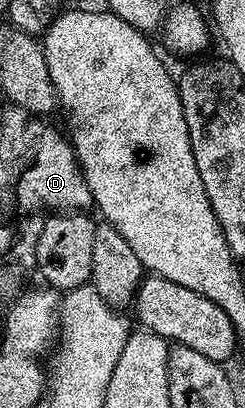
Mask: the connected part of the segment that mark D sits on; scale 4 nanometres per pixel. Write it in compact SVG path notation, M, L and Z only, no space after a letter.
M32 116L30 119L30 128L26 126L28 130L28 140L26 142L32 142L30 146L34 148L34 154L36 154L36 164L32 168L32 172L28 171L28 174L24 174L24 212L35 213L47 211L46 208L56 208L52 210L59 210L62 212L86 212L94 206L94 197L92 192L88 188L88 184L84 180L82 175L82 169L78 167L78 158L74 154L74 148L71 145L69 139L62 133L62 135L52 126L48 126L43 119Z

